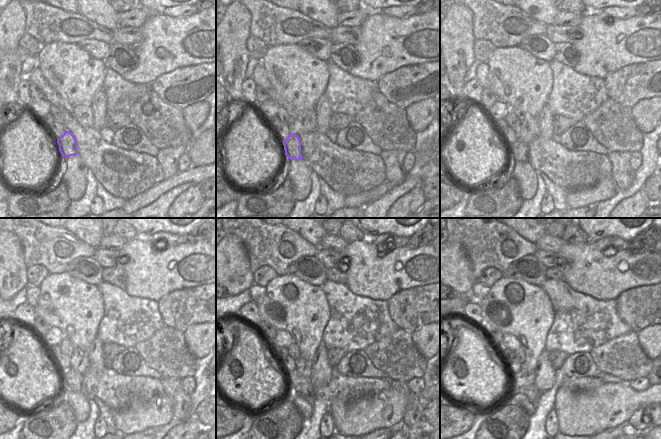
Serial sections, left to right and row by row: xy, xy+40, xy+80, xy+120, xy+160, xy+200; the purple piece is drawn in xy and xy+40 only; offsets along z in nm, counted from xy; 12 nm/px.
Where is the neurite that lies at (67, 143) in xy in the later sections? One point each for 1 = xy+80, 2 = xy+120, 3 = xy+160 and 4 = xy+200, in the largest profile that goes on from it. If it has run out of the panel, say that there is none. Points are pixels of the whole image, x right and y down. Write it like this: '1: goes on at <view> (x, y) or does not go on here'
1: goes on at xy+80 (519, 150)
2: goes on at xy+120 (73, 380)
3: goes on at xy+160 (301, 386)
4: goes on at xy+200 (532, 391)

